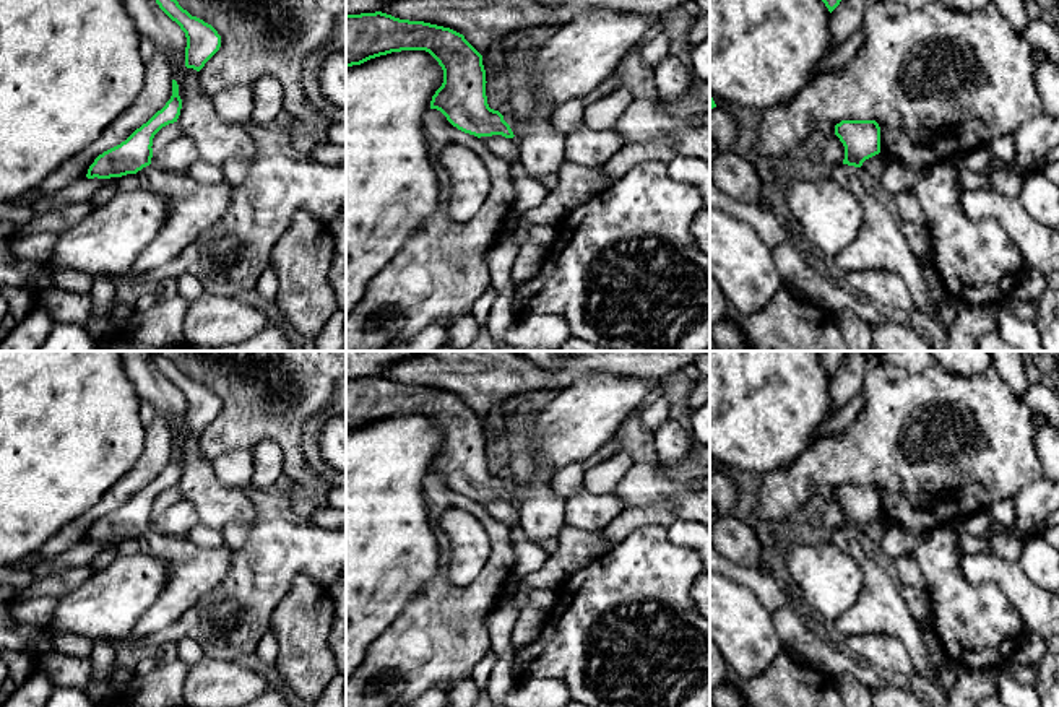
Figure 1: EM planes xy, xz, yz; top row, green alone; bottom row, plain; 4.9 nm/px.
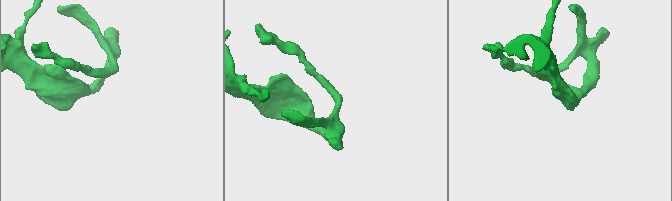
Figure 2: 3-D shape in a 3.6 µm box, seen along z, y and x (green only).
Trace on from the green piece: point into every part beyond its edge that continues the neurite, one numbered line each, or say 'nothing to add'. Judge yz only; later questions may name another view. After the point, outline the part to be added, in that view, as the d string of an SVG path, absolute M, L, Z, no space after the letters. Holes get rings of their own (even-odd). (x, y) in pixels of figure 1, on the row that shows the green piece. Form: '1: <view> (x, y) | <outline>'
1: yz (881, 244) | M838 164L832 177L849 190L864 210L859 236L832 260L843 271L887 270L900 275L918 310L937 322L940 301L950 297L942 284L929 286L923 260L911 250L887 208L862 185L859 167Z

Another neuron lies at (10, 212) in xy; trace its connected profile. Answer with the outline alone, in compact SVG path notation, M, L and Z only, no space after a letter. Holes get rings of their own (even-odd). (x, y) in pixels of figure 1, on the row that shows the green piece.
M0 202L0 223L10 221L18 226L31 223L37 215L15 202Z

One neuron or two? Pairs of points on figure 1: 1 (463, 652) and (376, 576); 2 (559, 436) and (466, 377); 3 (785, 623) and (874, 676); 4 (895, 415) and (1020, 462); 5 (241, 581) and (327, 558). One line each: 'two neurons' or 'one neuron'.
1: two neurons
2: two neurons
3: one neuron
4: one neuron
5: one neuron

